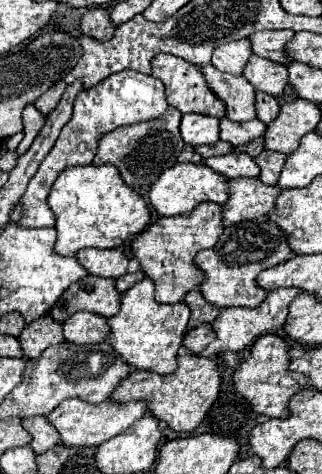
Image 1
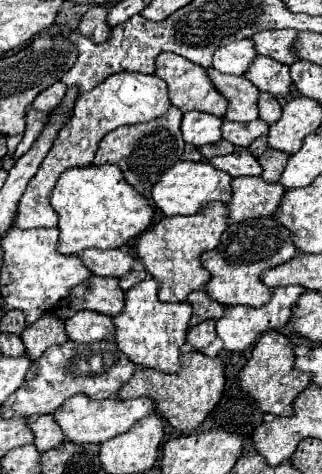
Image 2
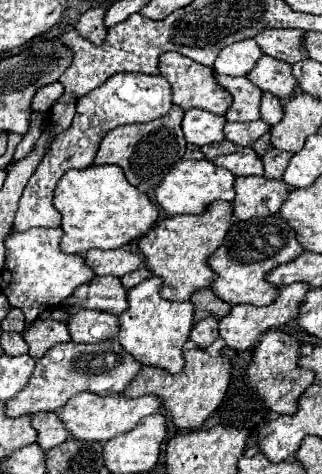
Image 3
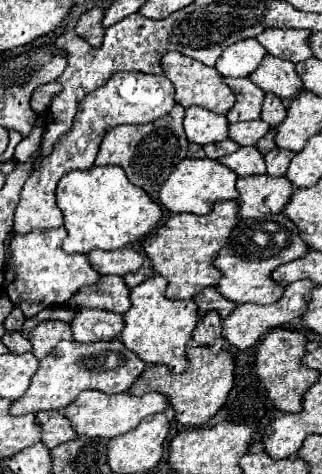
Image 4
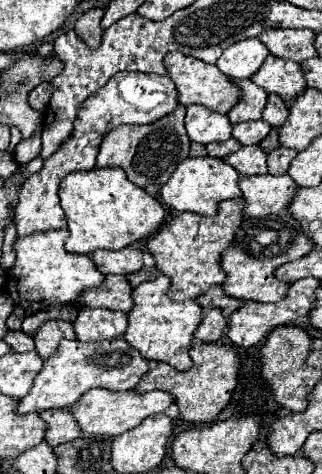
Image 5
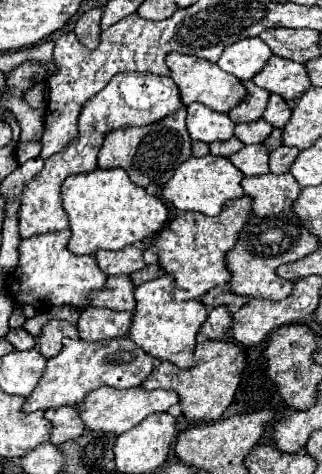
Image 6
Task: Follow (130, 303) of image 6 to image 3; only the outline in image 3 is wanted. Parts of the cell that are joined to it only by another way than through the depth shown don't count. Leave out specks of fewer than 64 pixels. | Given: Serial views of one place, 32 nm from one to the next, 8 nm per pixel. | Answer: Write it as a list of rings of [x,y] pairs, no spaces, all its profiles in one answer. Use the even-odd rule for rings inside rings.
[[[96,276],[94,282],[76,288],[76,292],[64,300],[60,308],[72,314],[78,312],[78,308],[90,308],[120,316],[128,308],[128,290],[122,286],[118,276]]]

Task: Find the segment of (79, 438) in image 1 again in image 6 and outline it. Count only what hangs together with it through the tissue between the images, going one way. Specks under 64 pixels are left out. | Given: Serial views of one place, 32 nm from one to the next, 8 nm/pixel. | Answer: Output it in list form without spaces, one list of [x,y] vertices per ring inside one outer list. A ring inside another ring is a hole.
[[[102,386],[88,394],[88,400],[84,400],[84,404],[80,404],[80,412],[82,412],[82,420],[86,424],[86,430],[122,434],[122,432],[138,426],[150,414],[166,412],[174,404],[180,404],[180,396],[172,390],[144,390],[142,386],[120,390],[120,388]]]

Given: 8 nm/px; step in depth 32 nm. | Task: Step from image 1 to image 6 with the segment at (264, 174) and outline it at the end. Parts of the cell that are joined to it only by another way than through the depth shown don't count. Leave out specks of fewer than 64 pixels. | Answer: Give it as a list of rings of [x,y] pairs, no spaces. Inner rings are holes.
[[[280,146],[280,148],[272,150],[270,152],[270,172],[272,174],[288,172],[298,154],[300,154],[300,150],[294,146]]]

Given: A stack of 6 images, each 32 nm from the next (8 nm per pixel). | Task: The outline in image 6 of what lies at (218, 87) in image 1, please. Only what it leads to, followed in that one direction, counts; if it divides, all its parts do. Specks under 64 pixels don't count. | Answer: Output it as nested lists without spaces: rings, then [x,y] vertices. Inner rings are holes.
[[[250,80],[246,82],[246,88],[248,88],[248,96],[244,102],[240,102],[238,106],[234,106],[228,116],[232,118],[232,122],[240,124],[240,122],[254,122],[254,120],[260,120],[262,114],[264,114],[264,108],[268,104],[268,96],[270,92],[268,90],[262,90],[258,88],[256,84],[252,84]]]

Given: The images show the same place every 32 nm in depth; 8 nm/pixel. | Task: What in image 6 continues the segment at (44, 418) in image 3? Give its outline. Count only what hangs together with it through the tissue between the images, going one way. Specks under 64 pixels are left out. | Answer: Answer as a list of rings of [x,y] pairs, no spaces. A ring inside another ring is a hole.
[[[60,406],[60,408],[46,410],[46,418],[54,424],[52,440],[50,440],[52,444],[62,444],[64,440],[78,438],[86,430],[76,406]]]

